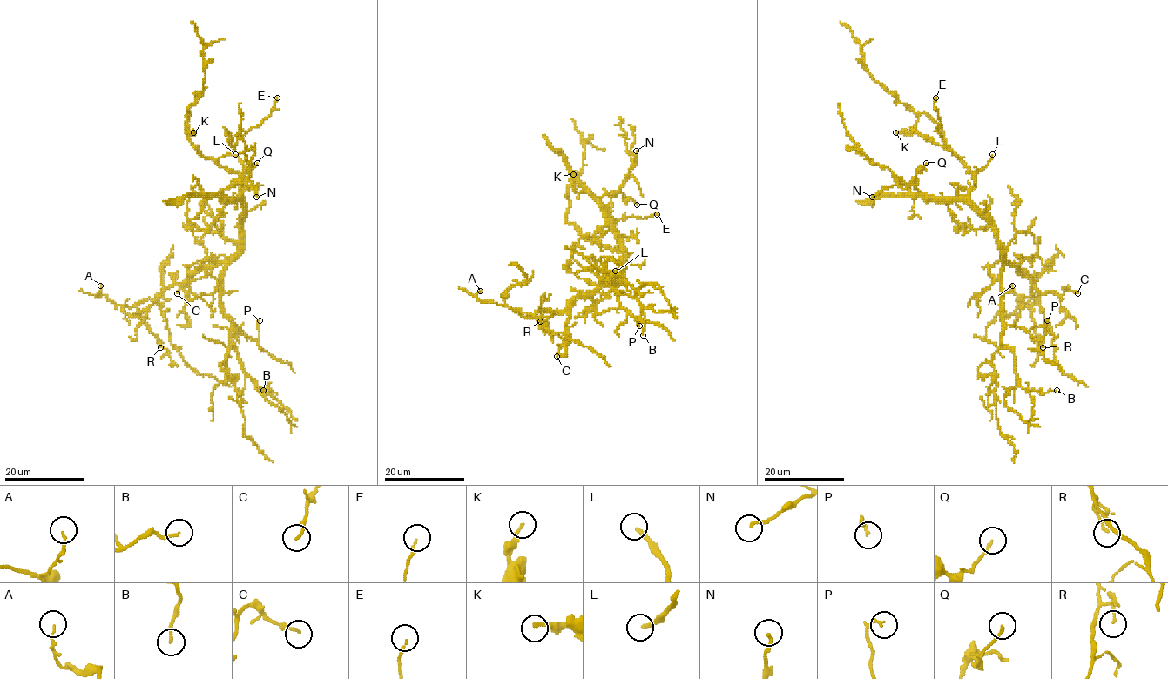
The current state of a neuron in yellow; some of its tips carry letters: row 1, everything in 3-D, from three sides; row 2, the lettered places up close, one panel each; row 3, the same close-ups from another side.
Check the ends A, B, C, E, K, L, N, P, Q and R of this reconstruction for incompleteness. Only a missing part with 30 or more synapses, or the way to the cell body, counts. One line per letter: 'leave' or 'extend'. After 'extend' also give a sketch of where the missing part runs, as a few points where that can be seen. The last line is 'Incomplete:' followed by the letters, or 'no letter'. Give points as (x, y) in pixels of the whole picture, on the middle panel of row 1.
A: leave
B: leave
C: leave
E: leave
K: leave
L: extend; missing branch runs (615, 271), (605, 271), (586, 282), (532, 281), (543, 278)
N: leave
P: leave
Q: leave
R: leave
Incomplete: L

